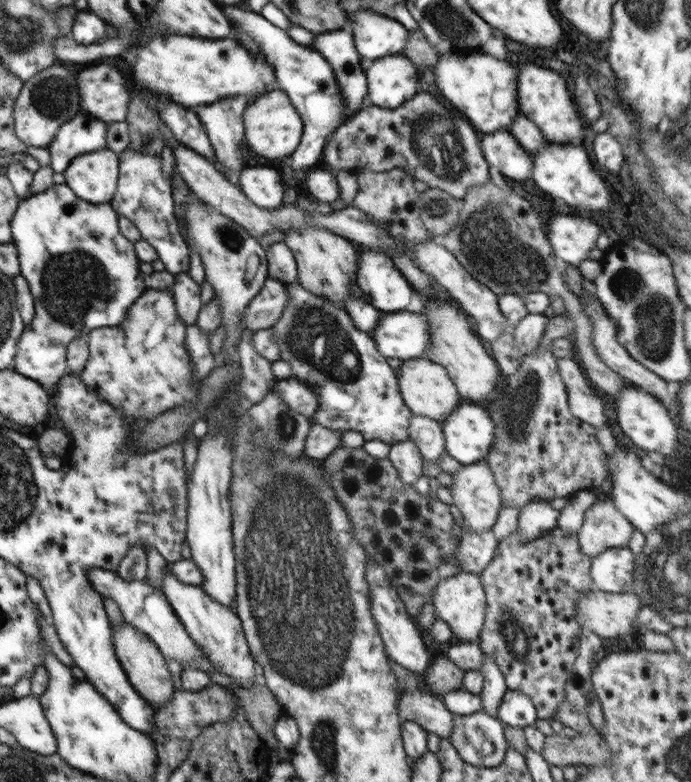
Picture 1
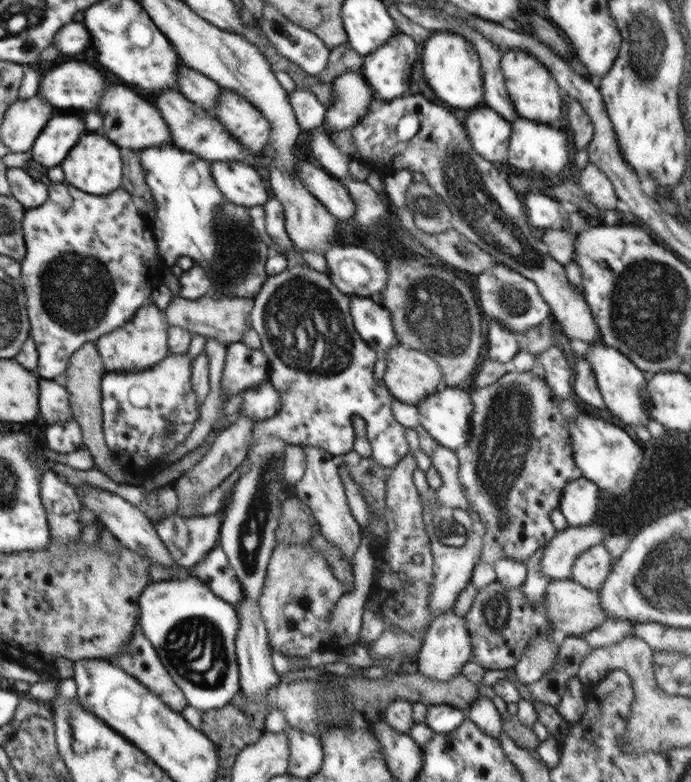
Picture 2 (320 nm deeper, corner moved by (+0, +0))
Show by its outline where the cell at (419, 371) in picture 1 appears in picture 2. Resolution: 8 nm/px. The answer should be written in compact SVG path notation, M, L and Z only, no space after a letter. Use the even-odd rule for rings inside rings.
M398 344L387 350L385 359L386 371L382 382L391 396L400 402L417 406L444 385L441 366L425 352Z

